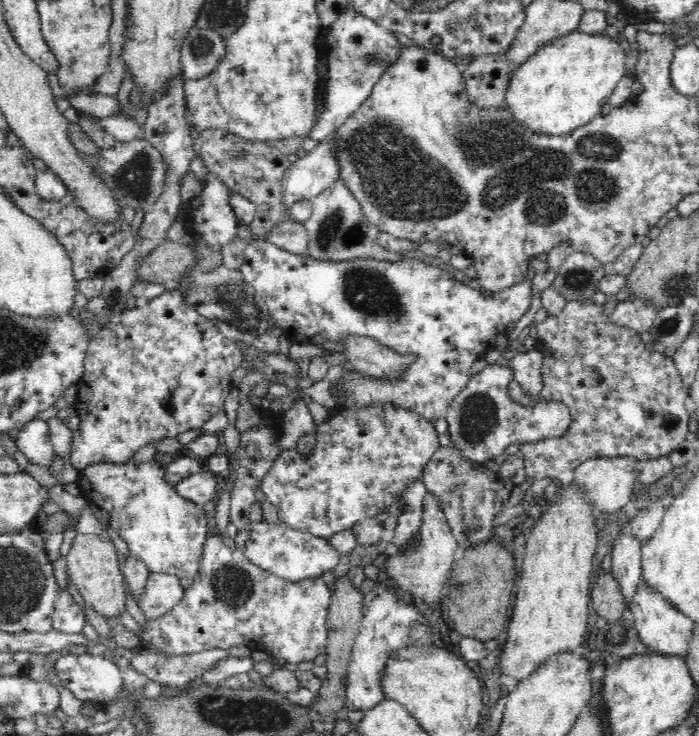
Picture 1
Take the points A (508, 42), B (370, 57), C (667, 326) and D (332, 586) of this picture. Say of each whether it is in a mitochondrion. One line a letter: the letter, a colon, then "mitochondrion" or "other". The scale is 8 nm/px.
A: other
B: mitochondrion
C: mitochondrion
D: other

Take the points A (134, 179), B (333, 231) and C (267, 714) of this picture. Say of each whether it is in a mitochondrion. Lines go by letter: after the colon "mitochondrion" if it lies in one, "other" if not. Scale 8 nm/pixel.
A: mitochondrion
B: mitochondrion
C: mitochondrion

